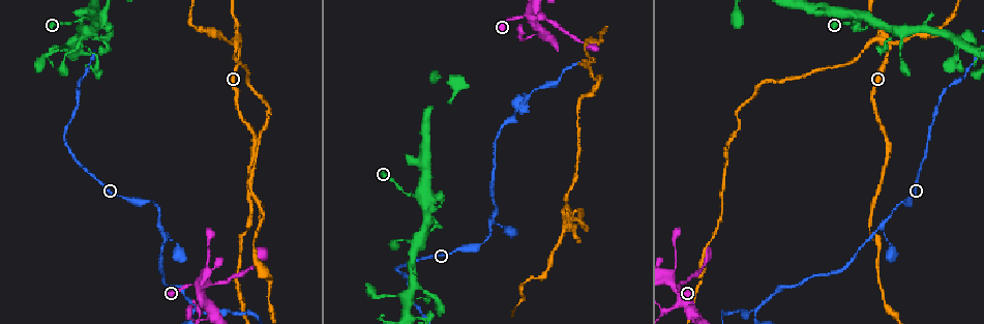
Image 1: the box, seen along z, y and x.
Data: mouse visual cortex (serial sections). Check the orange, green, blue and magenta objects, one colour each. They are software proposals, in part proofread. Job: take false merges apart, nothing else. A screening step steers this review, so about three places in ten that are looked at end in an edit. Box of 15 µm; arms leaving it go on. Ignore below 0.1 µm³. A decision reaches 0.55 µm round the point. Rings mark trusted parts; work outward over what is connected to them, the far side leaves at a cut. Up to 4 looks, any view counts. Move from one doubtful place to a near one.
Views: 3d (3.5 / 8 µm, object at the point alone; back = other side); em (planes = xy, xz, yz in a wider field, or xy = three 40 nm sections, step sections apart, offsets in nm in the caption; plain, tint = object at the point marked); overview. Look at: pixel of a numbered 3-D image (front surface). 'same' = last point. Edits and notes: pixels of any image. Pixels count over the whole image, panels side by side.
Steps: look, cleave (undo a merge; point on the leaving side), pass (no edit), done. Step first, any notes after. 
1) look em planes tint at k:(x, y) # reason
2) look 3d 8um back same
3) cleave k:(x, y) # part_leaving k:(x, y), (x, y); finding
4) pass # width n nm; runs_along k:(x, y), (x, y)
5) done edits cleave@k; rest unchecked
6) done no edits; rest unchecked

look 3d 3.5um at 1:(572, 225) # four or more arms meet

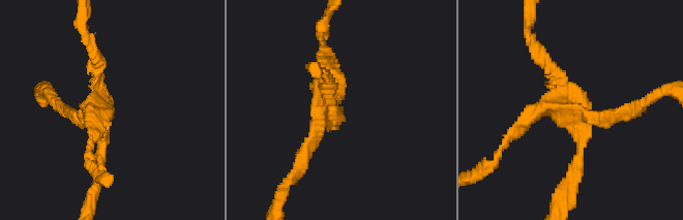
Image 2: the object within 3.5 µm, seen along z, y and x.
look em xy step 3 tint at 2:(334, 117) # arms 4; arm_widths 200, 200, 200, 250 nm

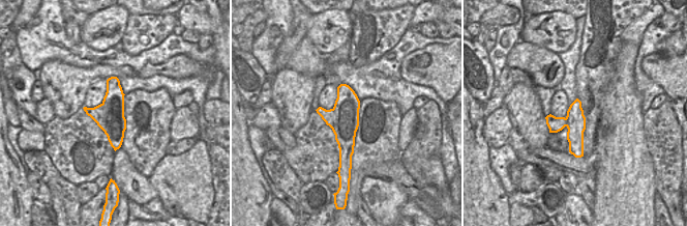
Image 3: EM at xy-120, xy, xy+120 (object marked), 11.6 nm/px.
cleave 2:(616, 119) # part_leaving 2:(569, 111), (535, 111), (493, 162); a second cell is stuck on

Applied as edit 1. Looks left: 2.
look 3d 3.5um at 1:(161, 227) # a fork

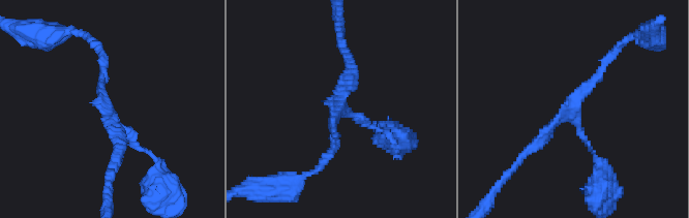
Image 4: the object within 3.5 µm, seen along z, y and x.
look em xy step 2 tint at 4:(571, 109)

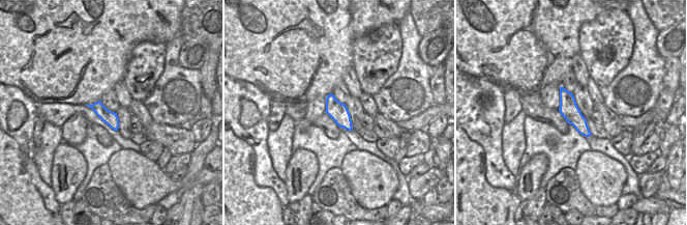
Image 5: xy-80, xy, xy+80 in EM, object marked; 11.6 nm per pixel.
pass # width 220 nm; runs_along 5:(562, 90), (568, 109), (587, 134); one cell here

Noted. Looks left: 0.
done edits cleave@2; rest unchecked

